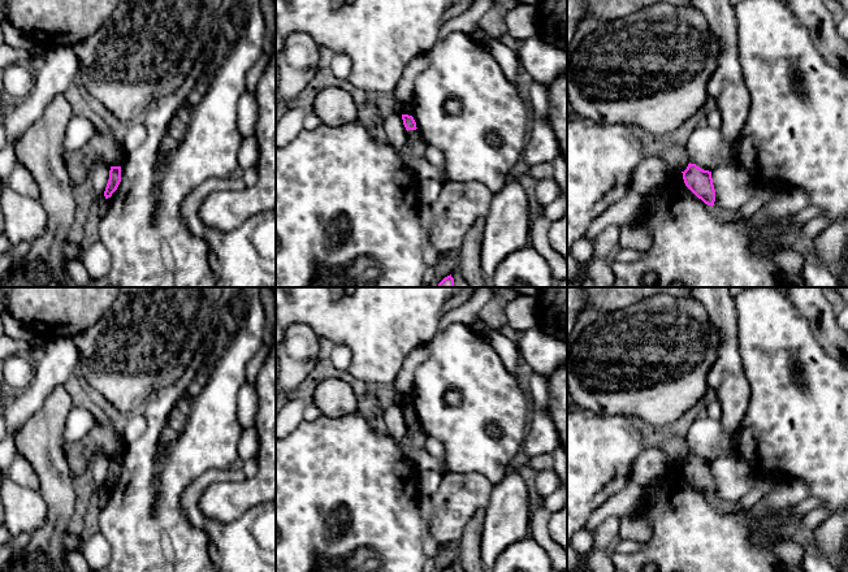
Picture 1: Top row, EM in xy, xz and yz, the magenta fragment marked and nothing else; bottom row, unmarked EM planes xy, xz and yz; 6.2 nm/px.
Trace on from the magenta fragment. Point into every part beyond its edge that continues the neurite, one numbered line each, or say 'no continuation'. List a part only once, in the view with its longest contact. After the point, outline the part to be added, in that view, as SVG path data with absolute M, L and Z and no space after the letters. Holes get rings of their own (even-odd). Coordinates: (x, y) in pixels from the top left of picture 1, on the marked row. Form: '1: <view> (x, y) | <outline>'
no continuation

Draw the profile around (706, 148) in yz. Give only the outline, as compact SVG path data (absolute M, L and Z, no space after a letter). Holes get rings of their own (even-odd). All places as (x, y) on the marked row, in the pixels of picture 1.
M702 122L687 140L688 161L704 170L714 170L734 162L735 142L726 142L719 129Z

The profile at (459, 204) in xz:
M476 181L442 183L437 202L431 205L431 244L440 256L454 254L462 247L475 221L488 216L493 196L490 188Z

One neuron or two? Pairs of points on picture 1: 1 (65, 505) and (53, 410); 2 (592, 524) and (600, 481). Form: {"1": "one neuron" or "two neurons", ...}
{"1": "one neuron", "2": "two neurons"}

